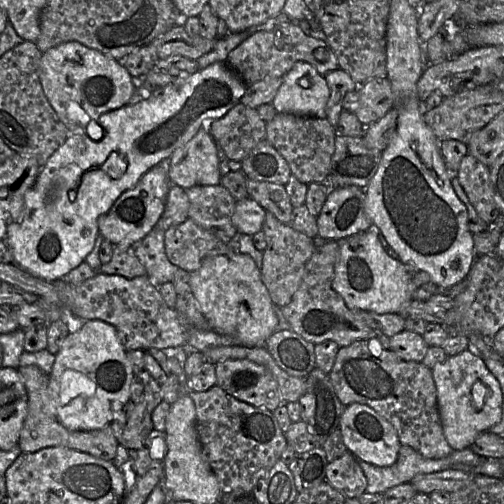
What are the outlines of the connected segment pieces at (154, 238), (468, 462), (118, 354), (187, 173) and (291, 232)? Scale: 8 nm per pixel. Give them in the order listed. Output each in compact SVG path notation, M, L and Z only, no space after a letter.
M159 221L138 243L134 252L146 269L146 277L155 286L166 282L183 280L189 283L190 273L173 265L167 258L164 246L165 230Z
M401 446L397 461L392 466L379 467L358 461L367 478L366 492L383 494L395 486L410 483L417 475L439 472L457 465L476 467L484 459L488 458L477 455L470 448L455 450L445 458L428 459L409 446Z
M101 320L67 322L69 334L54 355L48 380L48 400L58 421L71 431L109 426L130 397L134 376L127 350L116 328Z
M208 127L201 128L179 147L167 161L171 185L188 189L194 186L219 185L219 147Z
M266 212L262 230L266 248L263 251L261 278L272 302L277 308L287 305L297 291L303 278L307 261L316 249L314 239L294 230L289 224L281 223L272 213Z

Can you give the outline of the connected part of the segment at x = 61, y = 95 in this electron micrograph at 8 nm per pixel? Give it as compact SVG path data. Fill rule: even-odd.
M70 41L43 52L40 81L44 93L69 133L91 133L91 121L137 98L137 80L120 63L83 44Z

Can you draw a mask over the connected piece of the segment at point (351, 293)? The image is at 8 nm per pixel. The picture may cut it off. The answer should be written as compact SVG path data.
M377 228L348 237L339 242L334 265L332 288L351 310L376 314L397 314L412 299L411 282L414 272L384 251Z

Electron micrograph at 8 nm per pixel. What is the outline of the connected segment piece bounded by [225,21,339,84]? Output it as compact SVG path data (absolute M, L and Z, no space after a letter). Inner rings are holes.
M293 21L269 31L252 34L234 48L225 61L230 70L244 84L276 77L282 78L296 62L312 65L321 75L339 69L337 57L327 41L306 35L299 24Z

